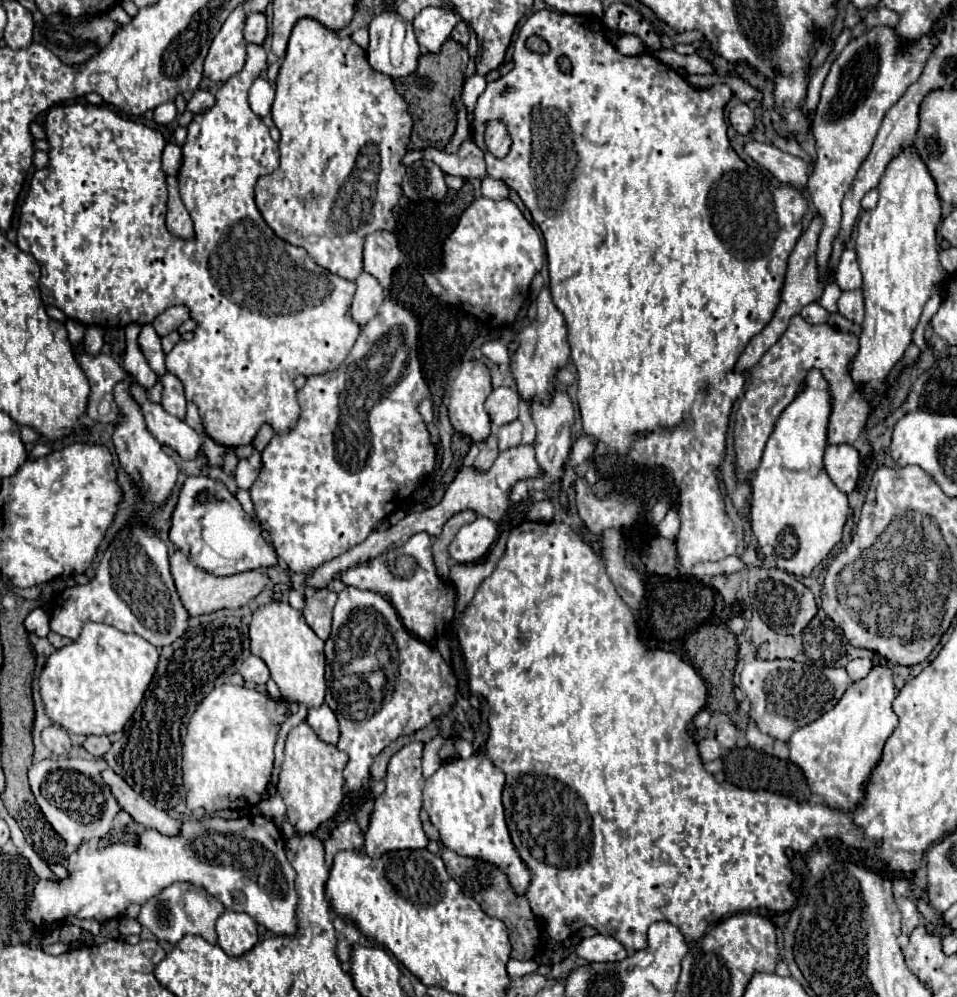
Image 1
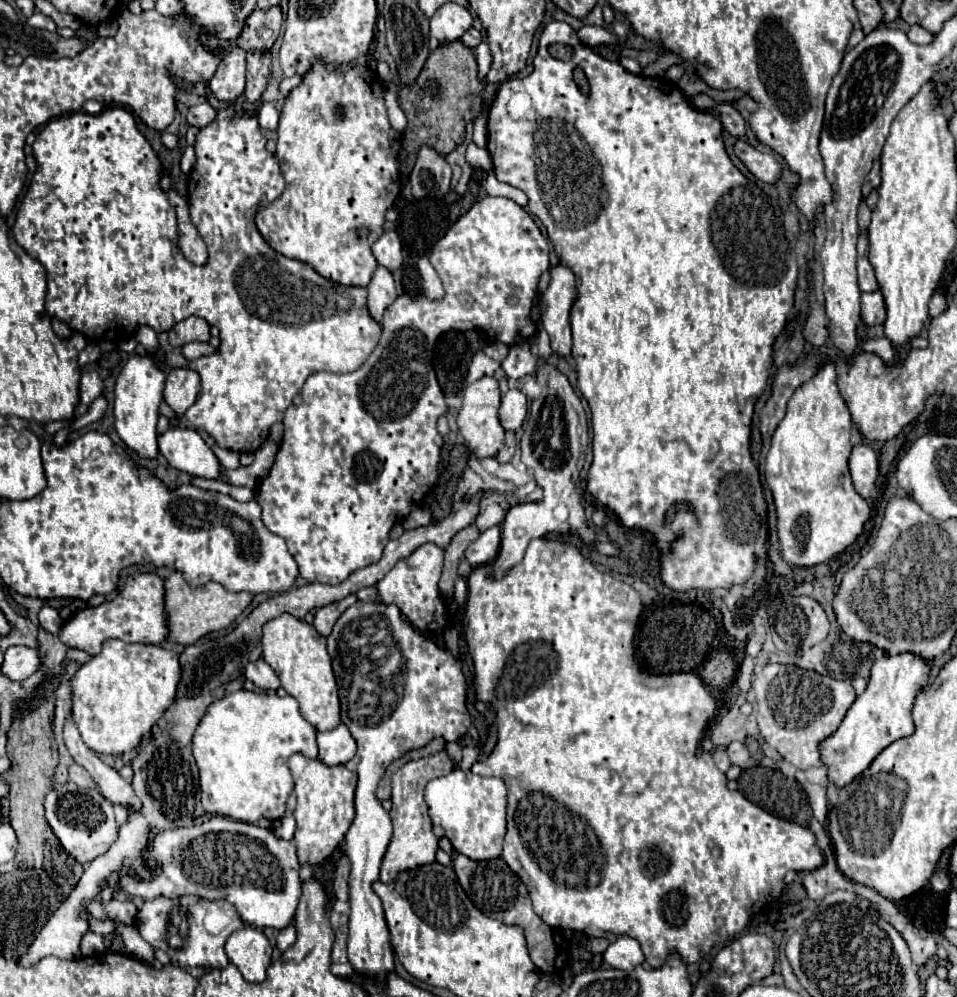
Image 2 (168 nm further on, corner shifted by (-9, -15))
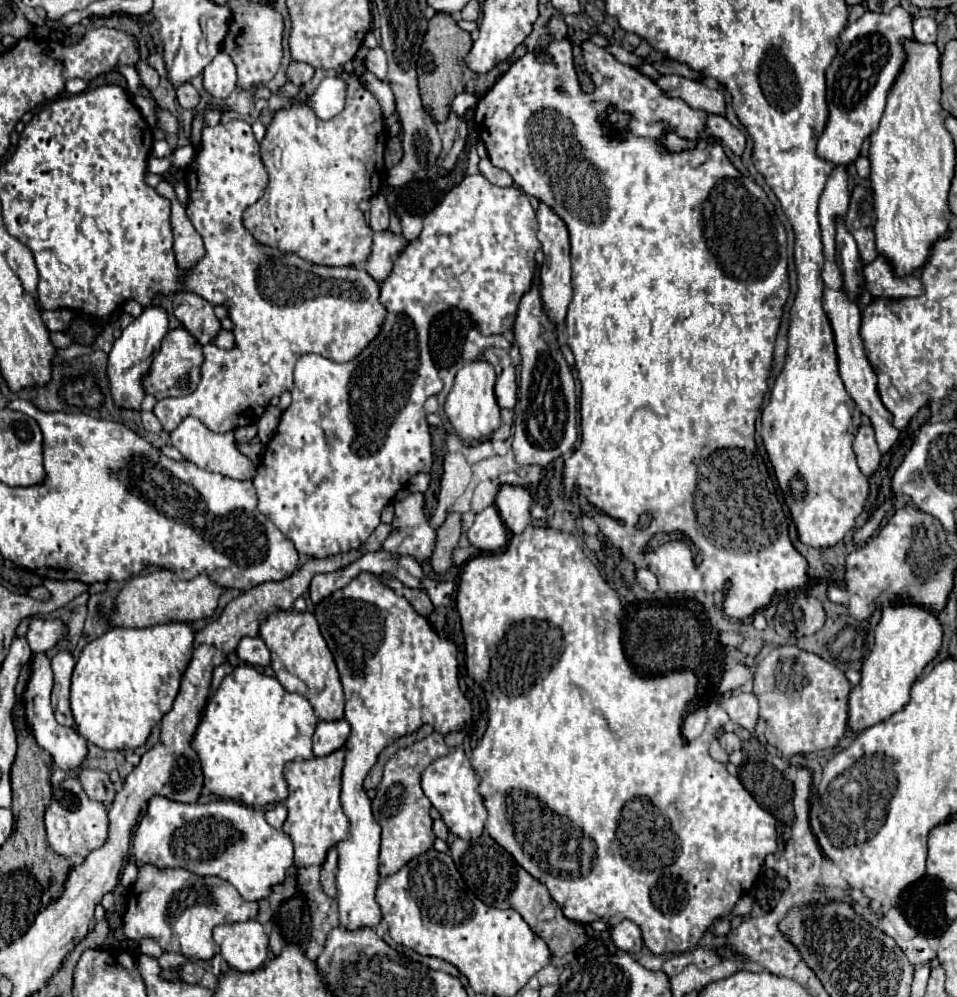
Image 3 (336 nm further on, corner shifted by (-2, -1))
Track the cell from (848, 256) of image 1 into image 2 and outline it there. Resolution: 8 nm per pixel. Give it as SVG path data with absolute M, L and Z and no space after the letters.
M867 230L859 232L859 242L857 242L857 274L859 274L859 290L861 292L873 292L877 290L877 278L873 272L873 266L867 258L869 250L869 238Z

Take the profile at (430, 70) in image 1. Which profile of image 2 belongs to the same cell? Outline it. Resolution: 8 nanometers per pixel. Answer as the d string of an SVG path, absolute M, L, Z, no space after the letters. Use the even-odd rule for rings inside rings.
M453 40L447 44L441 44L437 50L433 50L425 62L425 68L419 74L419 80L411 86L403 86L399 90L399 104L403 112L409 118L409 126L405 130L405 140L399 152L401 170L407 172L413 164L413 156L417 148L425 144L433 144L437 152L447 156L455 146L459 146L465 138L465 124L473 118L477 118L485 104L489 104L495 96L497 86L481 84L481 86L469 86L469 84L481 84L477 80L477 60L473 56L473 50L467 48L461 40ZM451 126L451 128L449 128ZM423 128L431 128L431 132Z

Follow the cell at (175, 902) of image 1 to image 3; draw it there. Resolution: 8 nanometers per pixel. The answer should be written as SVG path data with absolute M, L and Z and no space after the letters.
M144 866L130 890L124 914L124 934L134 942L150 936L162 950L184 954L190 960L210 960L220 952L212 938L212 930L218 924L250 920L256 912L258 902L242 900L236 888L222 878L202 878L188 870L160 870L156 866Z

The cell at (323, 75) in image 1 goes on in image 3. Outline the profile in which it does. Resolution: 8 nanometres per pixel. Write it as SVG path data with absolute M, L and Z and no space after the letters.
M342 70L342 72L340 72L340 78L348 84L348 96L346 96L346 106L344 106L344 110L342 110L338 116L334 116L332 120L326 120L326 122L320 120L320 118L314 114L314 110L310 108L310 100L308 100L308 98L292 104L290 108L282 108L282 110L278 110L278 112L274 114L274 118L272 118L272 122L270 122L270 126L268 126L268 130L266 130L266 136L264 136L264 140L260 142L262 162L264 162L264 166L266 166L266 170L268 170L270 182L268 182L268 186L266 186L264 196L262 196L256 204L252 204L252 206L248 206L248 208L244 210L244 226L246 226L246 230L248 230L258 242L262 242L262 244L266 244L266 246L274 246L274 248L284 250L284 252L296 252L300 258L304 258L304 260L308 260L308 262L314 262L314 264L320 264L320 266L356 266L356 268L362 268L362 266L366 264L368 256L370 256L372 230L370 230L370 226L366 224L366 218L364 218L362 210L358 208L358 204L360 204L362 200L366 200L366 198L372 198L372 196L378 192L380 186L374 186L374 178L384 178L384 174L386 174L386 168L384 168L384 146L386 146L388 134L386 134L382 110L380 110L380 106L378 106L378 100L374 98L374 94L370 94L370 90L366 90L366 86L362 86L362 80L360 80L356 74L352 74L352 72L344 72L344 70Z

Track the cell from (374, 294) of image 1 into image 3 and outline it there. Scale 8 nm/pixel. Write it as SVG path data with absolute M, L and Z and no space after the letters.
M390 230L386 232L374 232L374 244L372 254L366 260L366 272L380 284L390 276L392 264L398 258L398 254L404 250L408 242L404 236L394 236Z

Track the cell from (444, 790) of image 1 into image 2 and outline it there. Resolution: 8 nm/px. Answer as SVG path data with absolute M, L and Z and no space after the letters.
M457 766L449 774L439 776L427 784L425 802L433 822L443 826L445 836L451 840L457 852L469 856L471 860L491 860L493 856L501 856L507 826L507 788L501 778L481 778L471 770Z

